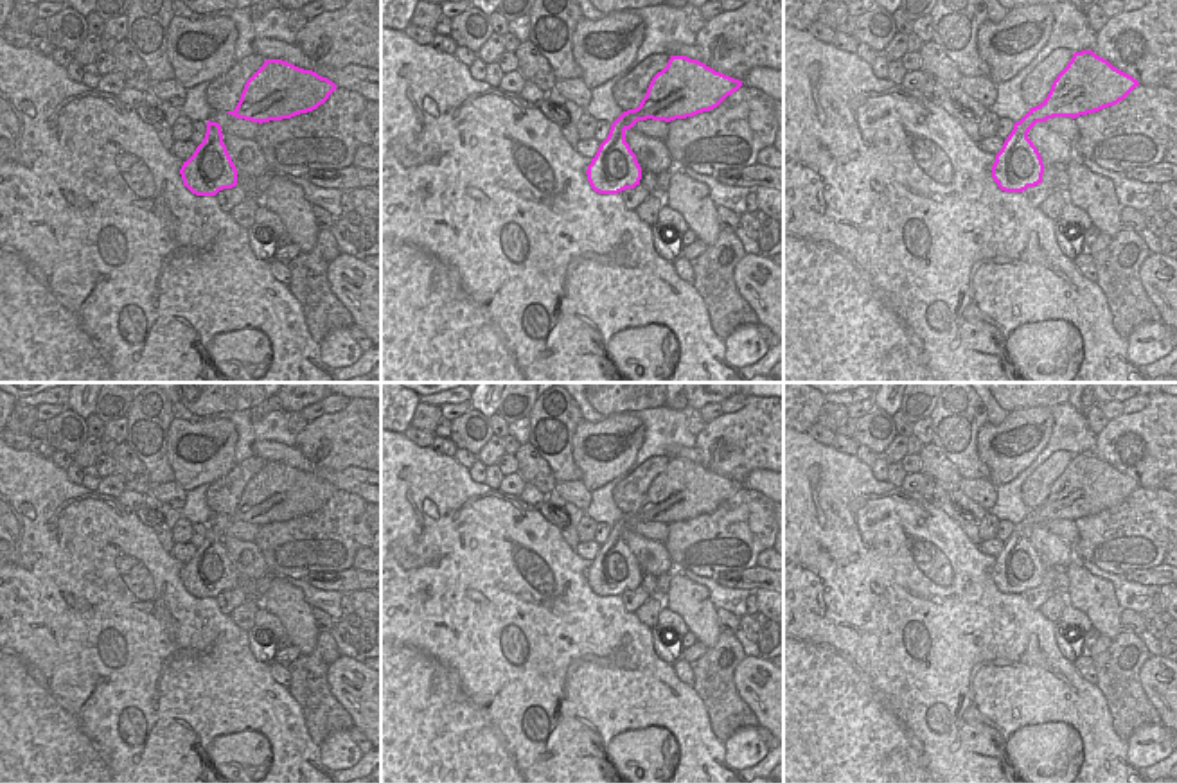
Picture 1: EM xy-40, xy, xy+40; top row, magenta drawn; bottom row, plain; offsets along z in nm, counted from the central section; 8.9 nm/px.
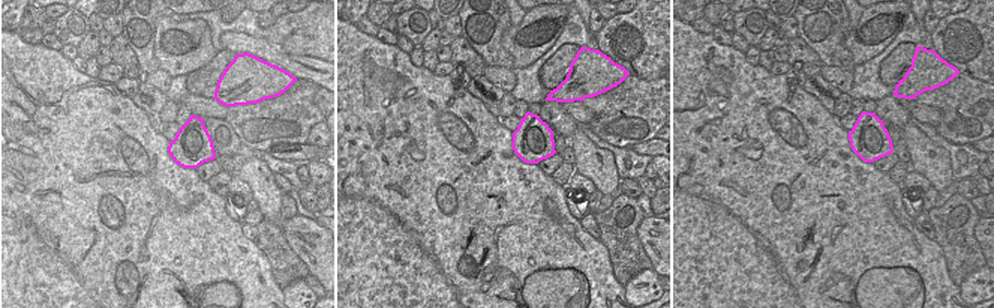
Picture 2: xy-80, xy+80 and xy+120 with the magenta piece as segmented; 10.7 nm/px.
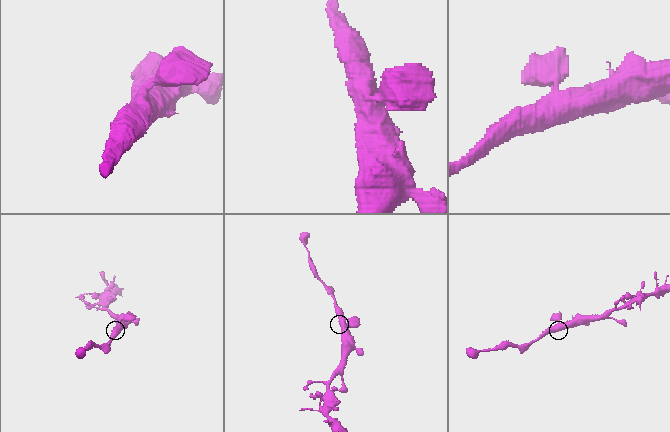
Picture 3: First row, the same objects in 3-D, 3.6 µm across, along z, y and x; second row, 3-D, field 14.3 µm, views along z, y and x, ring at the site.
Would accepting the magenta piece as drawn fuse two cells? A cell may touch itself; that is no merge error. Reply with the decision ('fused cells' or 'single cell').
single cell

